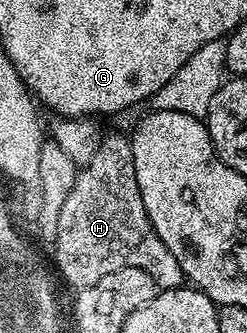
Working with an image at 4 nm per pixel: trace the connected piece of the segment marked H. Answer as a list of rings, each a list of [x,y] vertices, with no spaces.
[[[106,133],[99,148],[95,148],[95,156],[78,169],[75,184],[71,192],[67,192],[67,200],[63,200],[63,208],[59,208],[57,239],[51,244],[51,258],[54,263],[57,261],[56,273],[61,273],[73,288],[93,285],[101,277],[123,268],[139,268],[147,272],[161,290],[176,290],[186,281],[175,256],[171,256],[171,252],[167,252],[167,244],[159,240],[147,216],[147,208],[143,208],[143,196],[135,180],[133,144],[126,135],[124,138],[121,134]]]

